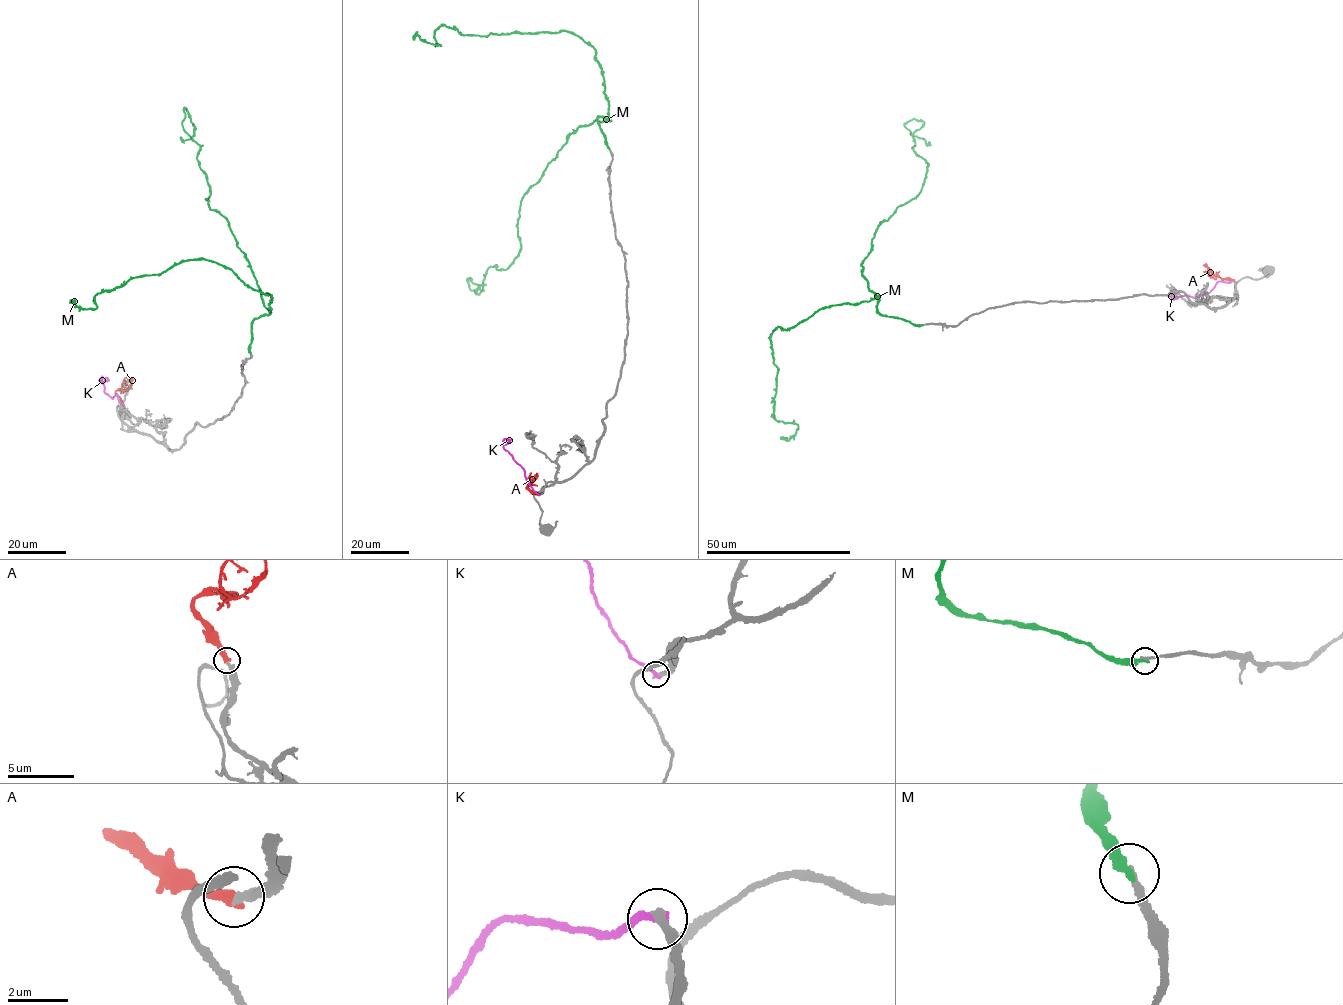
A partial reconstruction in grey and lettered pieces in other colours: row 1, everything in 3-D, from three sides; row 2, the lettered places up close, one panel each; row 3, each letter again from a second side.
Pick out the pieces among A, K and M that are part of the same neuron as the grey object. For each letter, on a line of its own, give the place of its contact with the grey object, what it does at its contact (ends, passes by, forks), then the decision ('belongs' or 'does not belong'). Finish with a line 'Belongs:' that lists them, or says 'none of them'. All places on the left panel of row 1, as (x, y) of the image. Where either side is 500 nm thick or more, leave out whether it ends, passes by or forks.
A: contact (123, 404); it ends; belongs
K: contact (123, 405); it ends; does not belong
M: contact (250, 353); it ends; does not belong
Belongs: A

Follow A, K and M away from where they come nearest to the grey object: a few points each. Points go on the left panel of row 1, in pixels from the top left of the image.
A: (122, 404), (115, 391), (124, 391), (122, 388), (126, 378)
K: (123, 406), (117, 395), (112, 398), (105, 393), (99, 380), (104, 379), (104, 382), (102, 379)
M: (250, 352), (253, 321), (269, 312), (227, 218), (206, 200), (186, 108), (191, 138), (180, 137)

